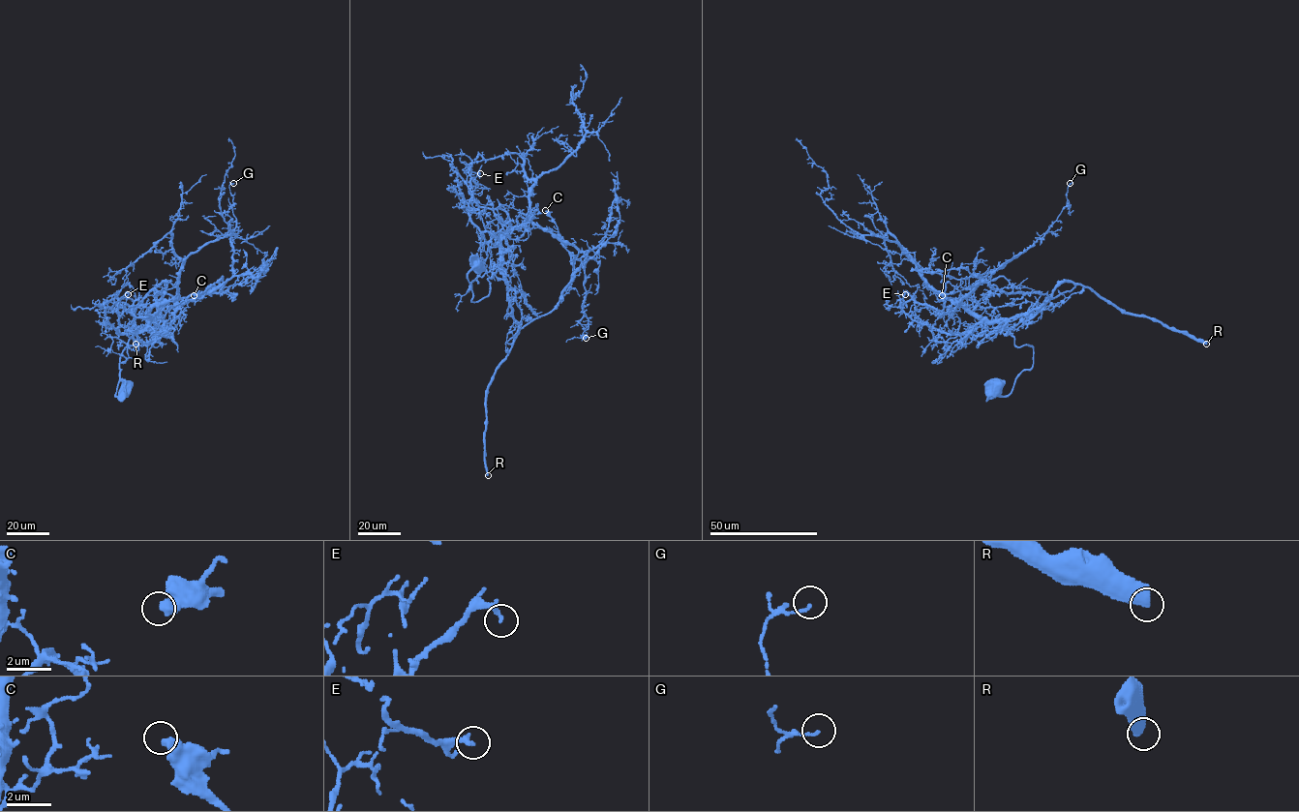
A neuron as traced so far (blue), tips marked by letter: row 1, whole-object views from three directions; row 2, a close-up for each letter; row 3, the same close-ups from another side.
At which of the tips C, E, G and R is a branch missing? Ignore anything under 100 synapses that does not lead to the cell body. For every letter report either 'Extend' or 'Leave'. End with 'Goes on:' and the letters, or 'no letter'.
C: Leave
E: Leave
G: Leave
R: Extend
Goes on: R

